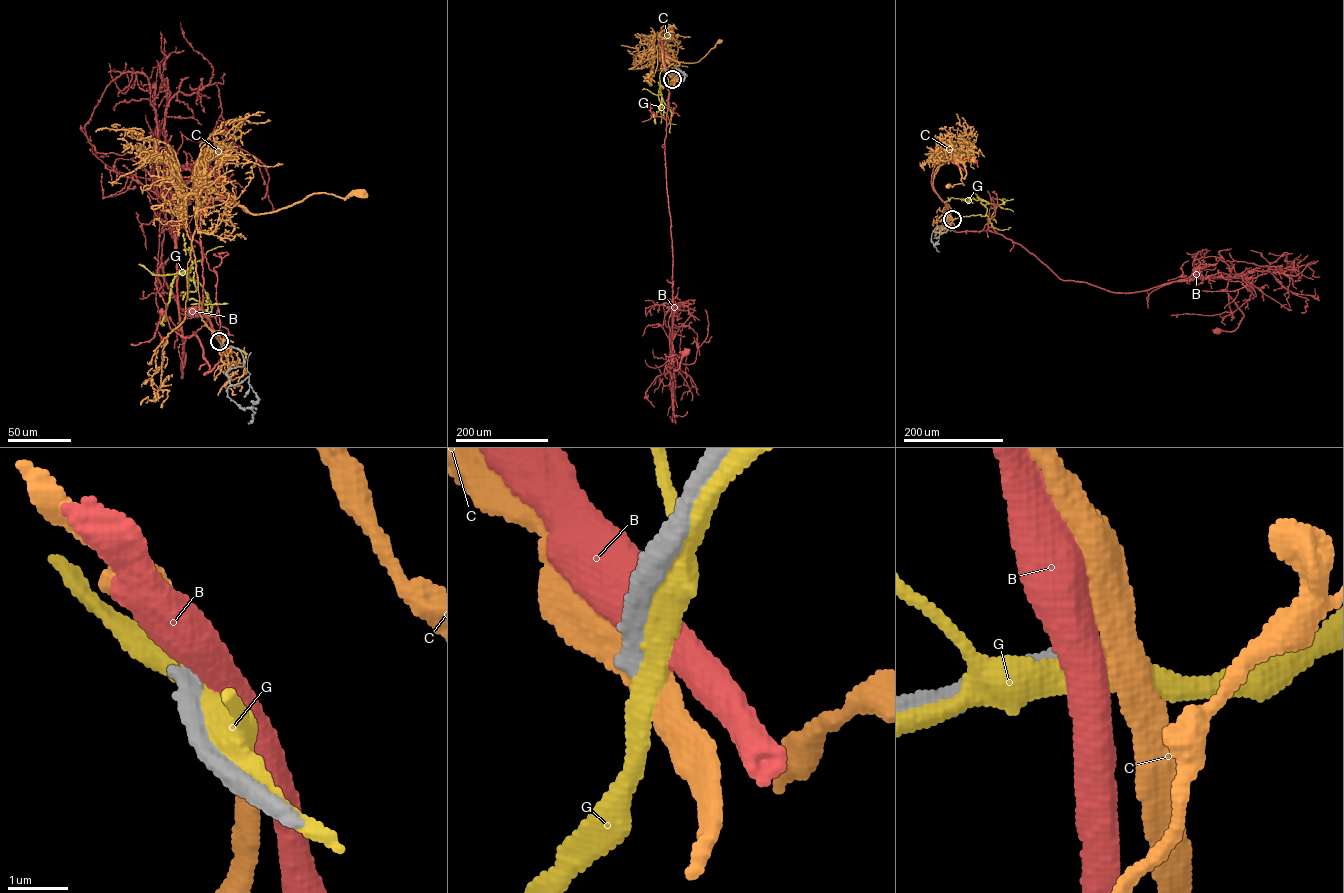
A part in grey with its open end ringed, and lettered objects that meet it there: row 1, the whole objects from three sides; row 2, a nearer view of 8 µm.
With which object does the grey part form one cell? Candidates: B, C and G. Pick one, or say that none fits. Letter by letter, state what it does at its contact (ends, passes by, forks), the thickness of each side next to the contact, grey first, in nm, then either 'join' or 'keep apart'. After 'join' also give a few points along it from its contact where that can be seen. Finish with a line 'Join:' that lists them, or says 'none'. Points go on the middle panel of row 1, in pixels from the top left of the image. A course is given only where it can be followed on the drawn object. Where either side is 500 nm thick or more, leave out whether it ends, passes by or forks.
B: 360/500 nm | keep apart
C: it passes by | 320/360 nm | keep apart
G: it forks | 320/440 nm | keep apart
Join: none

